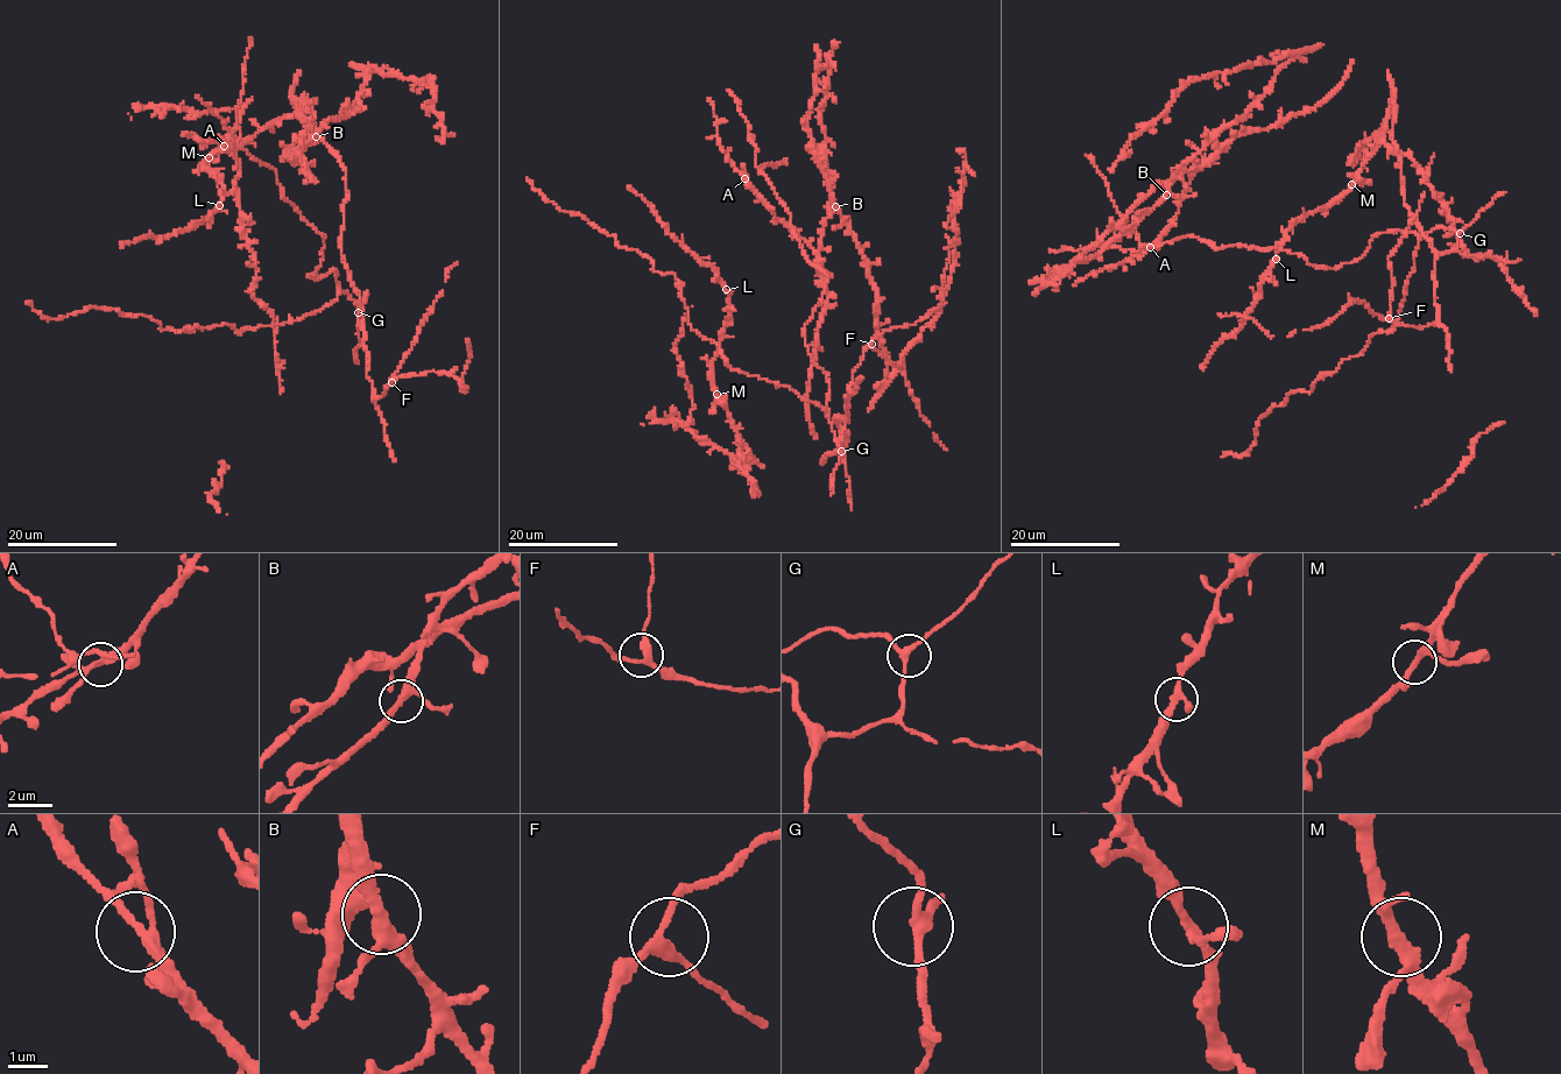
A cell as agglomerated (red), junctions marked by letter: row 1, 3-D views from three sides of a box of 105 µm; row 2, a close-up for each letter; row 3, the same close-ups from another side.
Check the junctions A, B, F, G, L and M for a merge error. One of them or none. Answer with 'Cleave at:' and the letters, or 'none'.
Cleave at: none

